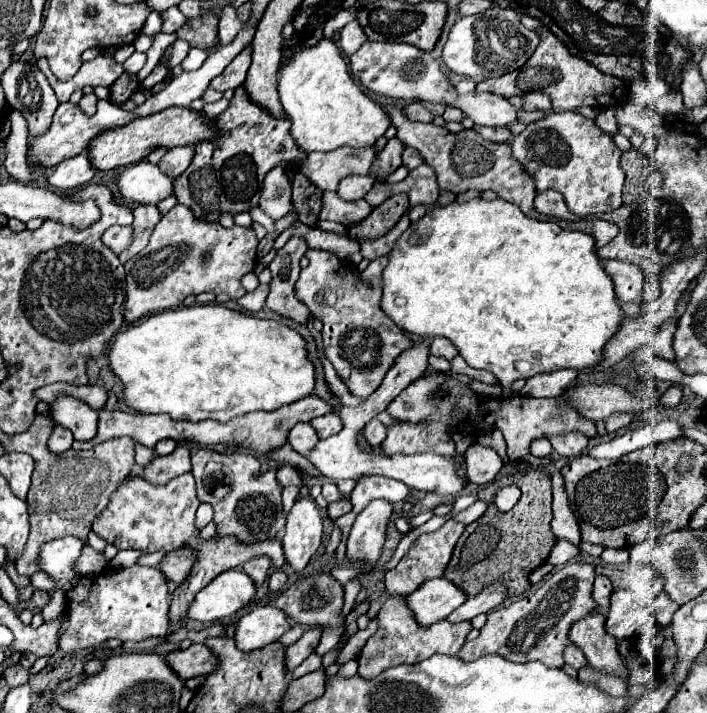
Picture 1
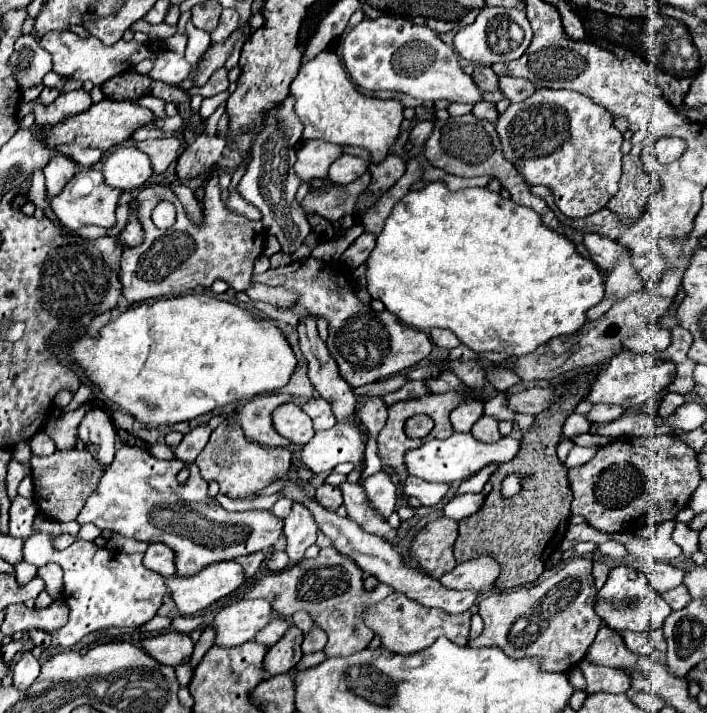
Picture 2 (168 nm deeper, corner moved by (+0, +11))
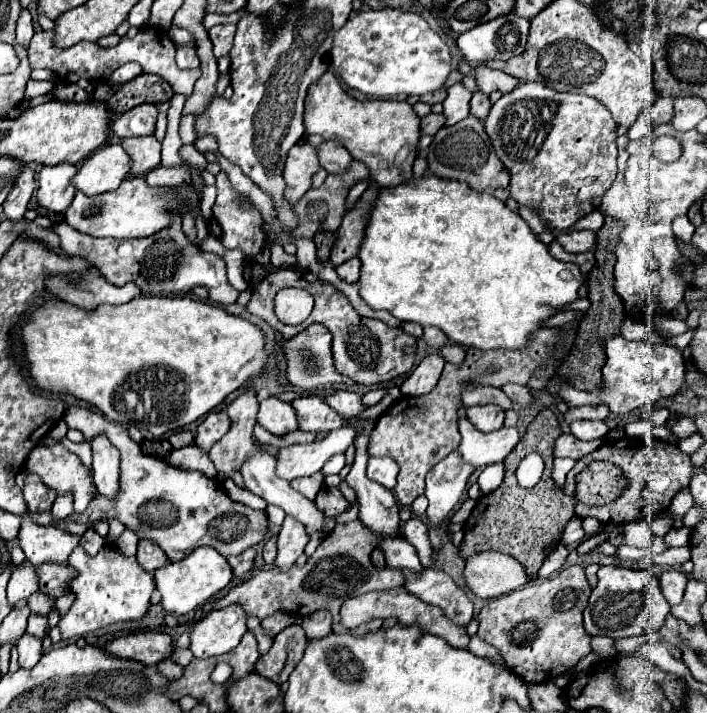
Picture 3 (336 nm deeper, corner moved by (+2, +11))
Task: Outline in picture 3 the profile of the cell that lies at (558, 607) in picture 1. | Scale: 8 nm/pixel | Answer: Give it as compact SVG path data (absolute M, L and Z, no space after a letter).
M571 565L549 579L537 579L525 587L491 599L477 615L477 635L493 645L505 665L527 683L551 681L573 669L591 653L591 635L583 627L583 609L591 587L581 565Z

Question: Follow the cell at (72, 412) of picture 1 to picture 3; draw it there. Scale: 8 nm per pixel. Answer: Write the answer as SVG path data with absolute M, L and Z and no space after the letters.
M99 433L91 441L91 449L93 449L93 479L97 491L107 497L113 497L117 493L117 481L119 481L117 447L109 443L105 433Z

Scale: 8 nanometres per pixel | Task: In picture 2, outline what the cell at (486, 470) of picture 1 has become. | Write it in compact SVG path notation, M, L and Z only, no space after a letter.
M483 415L471 429L471 435L479 441L485 441L485 443L491 443L491 441L499 441L499 421L495 417L489 417L489 415Z

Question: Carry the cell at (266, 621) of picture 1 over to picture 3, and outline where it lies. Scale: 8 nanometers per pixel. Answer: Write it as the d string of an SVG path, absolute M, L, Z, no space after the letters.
M241 605L211 611L191 631L191 653L199 659L235 649L247 631L247 613Z

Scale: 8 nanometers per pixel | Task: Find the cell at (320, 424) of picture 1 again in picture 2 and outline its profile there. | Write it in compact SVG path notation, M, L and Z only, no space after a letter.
M319 395L311 397L305 405L301 405L301 409L313 419L313 429L315 431L331 429L337 423L337 419L335 419L335 415L331 411L331 405L323 397L319 397Z

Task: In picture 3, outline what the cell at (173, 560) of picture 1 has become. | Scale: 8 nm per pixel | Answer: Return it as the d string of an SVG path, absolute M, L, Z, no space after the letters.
M141 539L139 541L139 549L137 549L137 561L145 571L157 571L161 567L165 567L169 563L169 559L165 557L163 549L159 549L159 545L155 545L149 539Z

